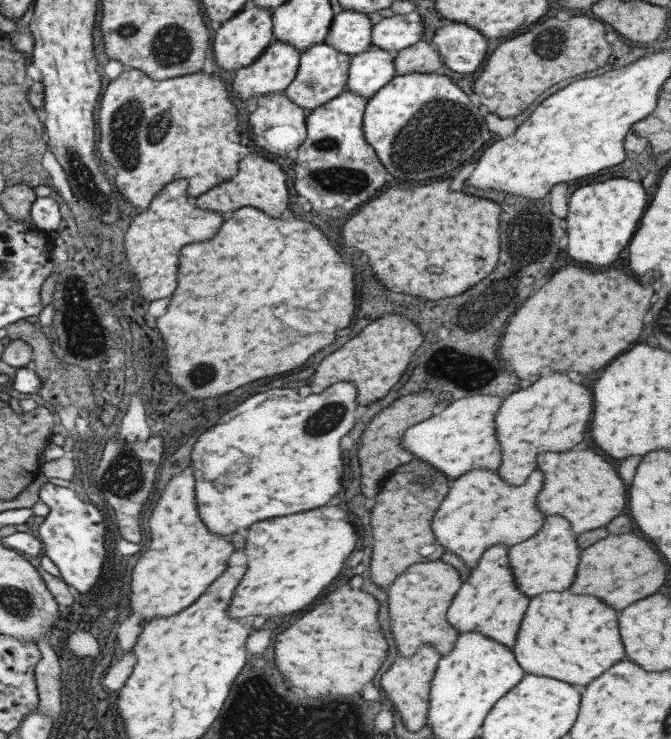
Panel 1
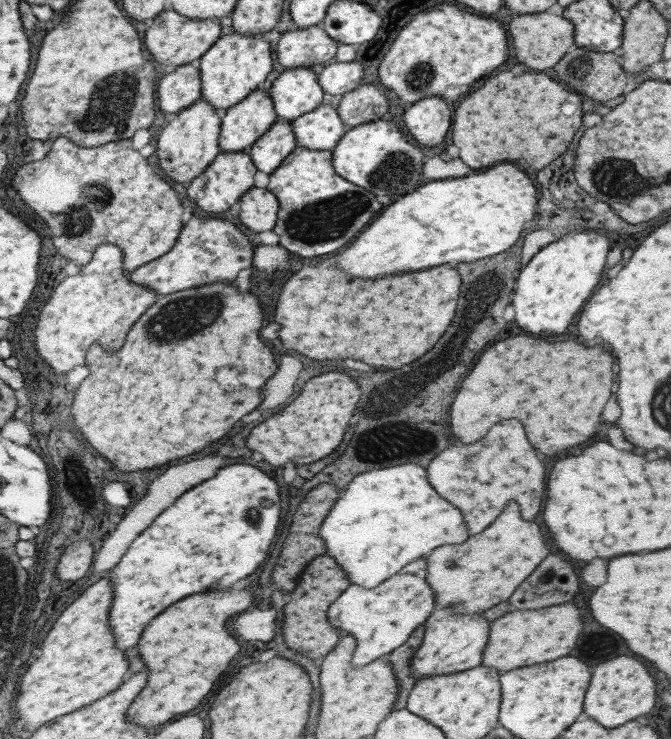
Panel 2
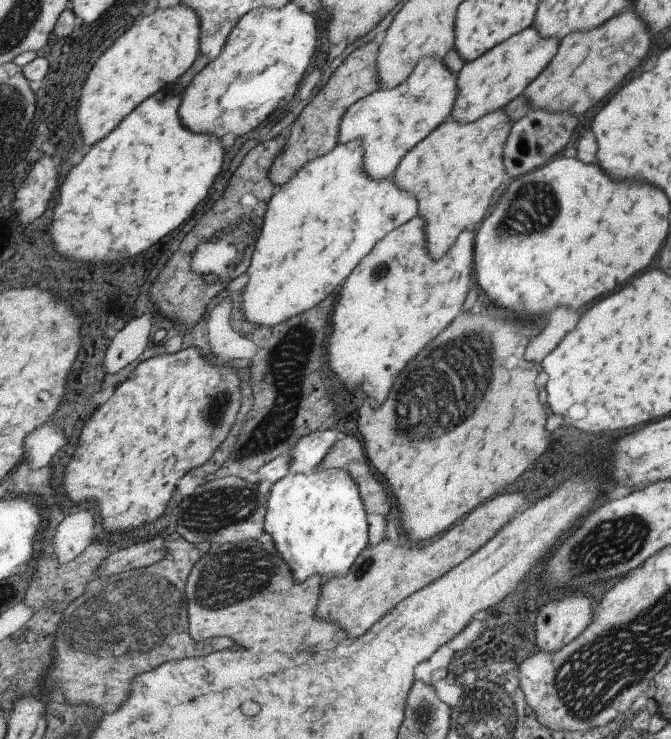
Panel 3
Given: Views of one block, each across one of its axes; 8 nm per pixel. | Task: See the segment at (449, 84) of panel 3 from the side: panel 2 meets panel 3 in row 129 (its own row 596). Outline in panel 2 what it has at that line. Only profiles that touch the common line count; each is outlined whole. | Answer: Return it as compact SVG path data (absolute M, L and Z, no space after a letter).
M417 558L370 590L349 584L329 606L327 621L342 634L355 637L356 646L350 661L353 667L359 667L386 656L406 642L411 632L423 625L433 608L437 608L433 596L426 581L425 560Z

